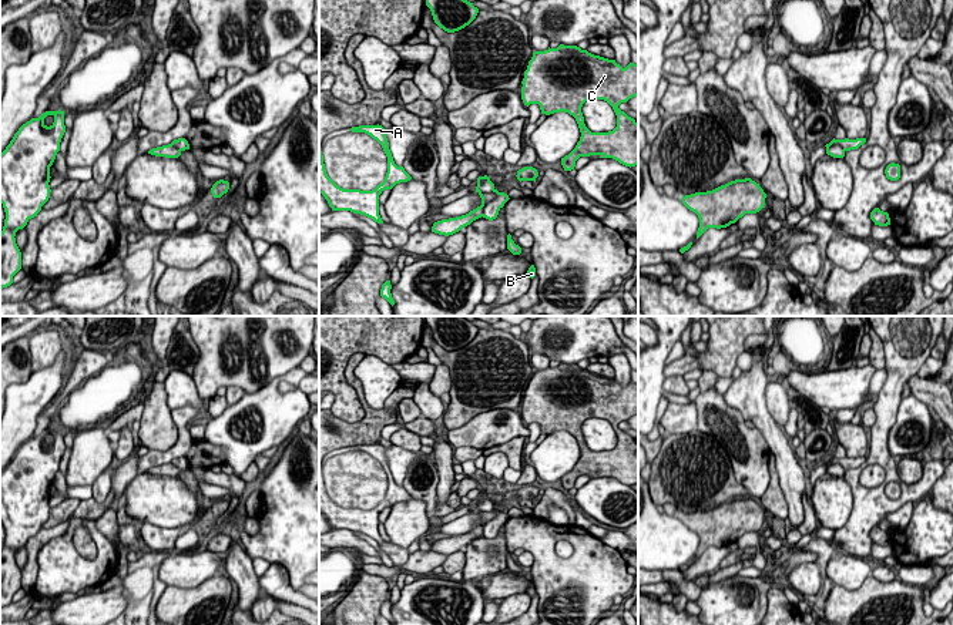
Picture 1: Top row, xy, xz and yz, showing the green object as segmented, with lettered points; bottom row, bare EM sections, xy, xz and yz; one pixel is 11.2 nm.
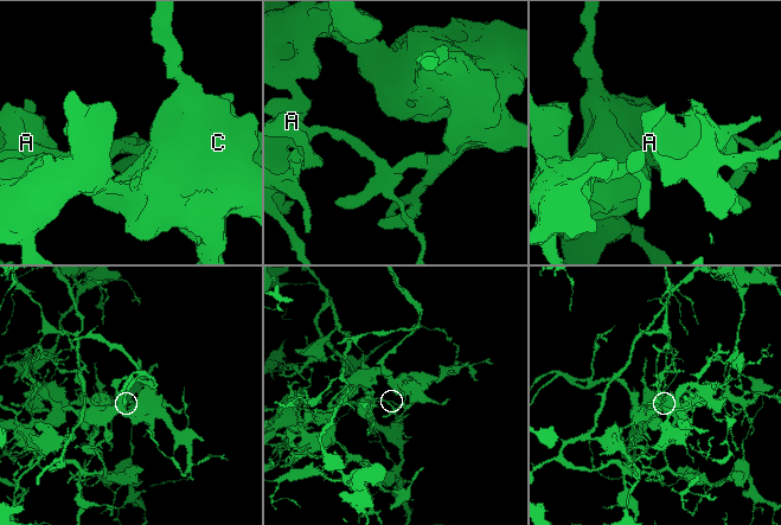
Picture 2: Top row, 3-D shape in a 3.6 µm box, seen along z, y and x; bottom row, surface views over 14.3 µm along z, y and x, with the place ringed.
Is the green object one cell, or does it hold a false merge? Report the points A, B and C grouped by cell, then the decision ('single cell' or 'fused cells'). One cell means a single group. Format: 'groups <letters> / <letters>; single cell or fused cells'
groups A B / C; fused cells

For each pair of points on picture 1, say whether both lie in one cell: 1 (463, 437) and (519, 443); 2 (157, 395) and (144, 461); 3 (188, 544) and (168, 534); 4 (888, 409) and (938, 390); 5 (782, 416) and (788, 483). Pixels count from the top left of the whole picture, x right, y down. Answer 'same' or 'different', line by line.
1: different
2: different
3: different
4: different
5: different

